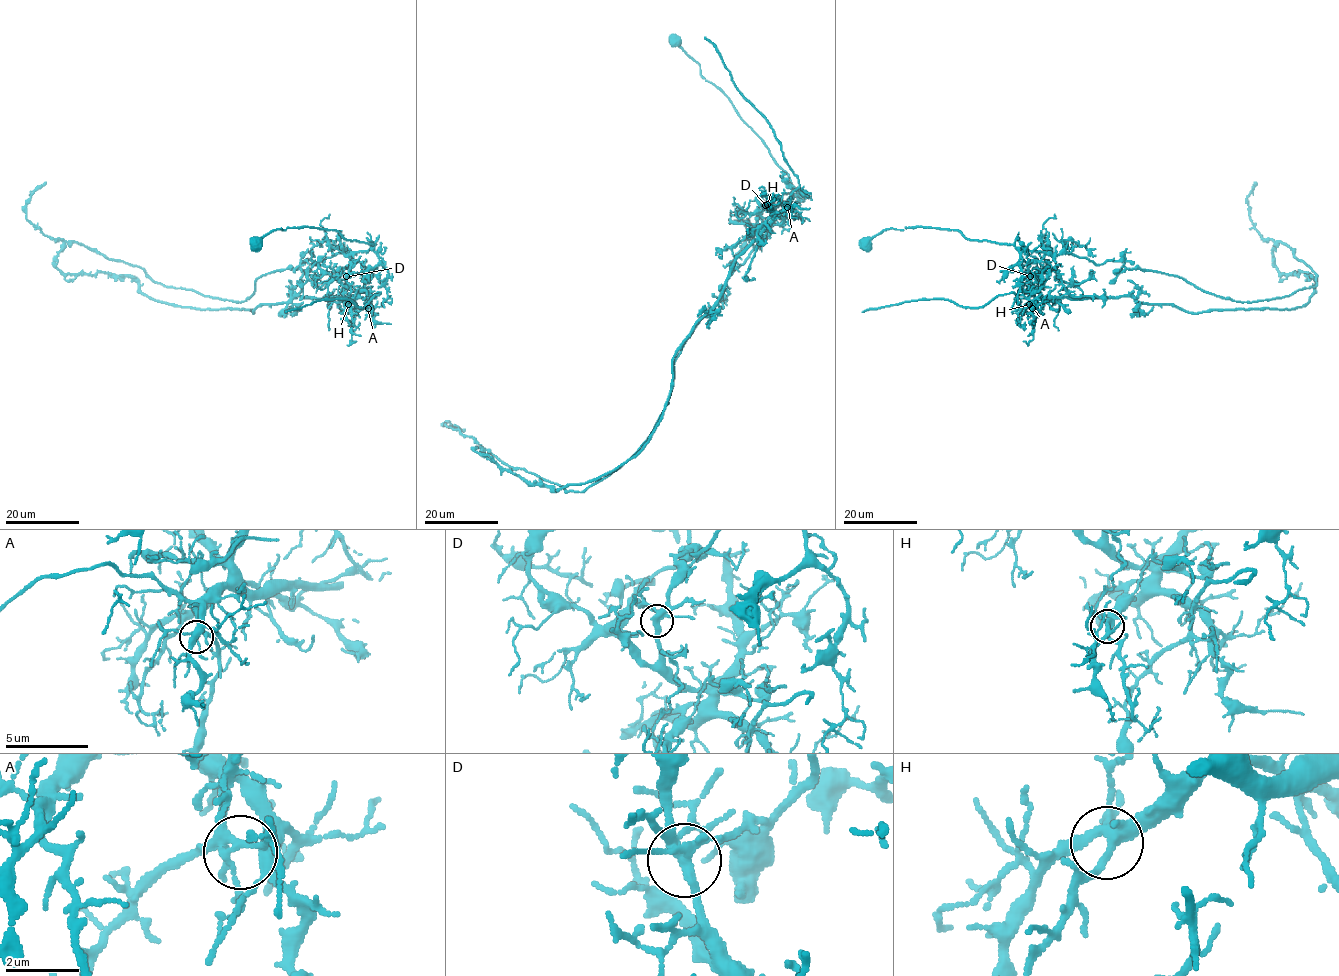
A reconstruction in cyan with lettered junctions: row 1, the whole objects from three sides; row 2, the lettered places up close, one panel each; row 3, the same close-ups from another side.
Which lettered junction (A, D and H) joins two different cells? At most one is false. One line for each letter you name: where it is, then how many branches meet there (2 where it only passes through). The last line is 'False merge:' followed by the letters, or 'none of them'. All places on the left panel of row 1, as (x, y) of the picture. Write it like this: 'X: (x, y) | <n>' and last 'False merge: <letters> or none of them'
D: (346, 276) | 5
False merge: D

